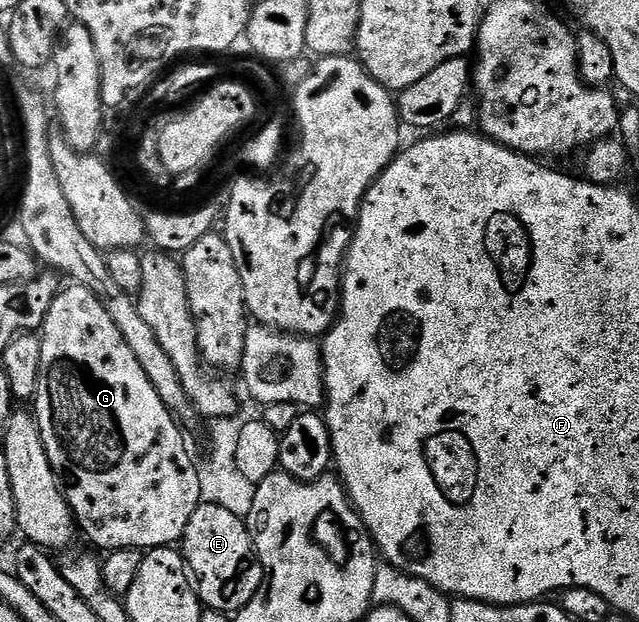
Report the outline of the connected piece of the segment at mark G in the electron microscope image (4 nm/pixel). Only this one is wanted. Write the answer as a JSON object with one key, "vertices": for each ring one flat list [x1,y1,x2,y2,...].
{"vertices":[[68,284,65,290,63,287,57,293,54,304,50,304,50,312,44,317,40,343,42,344,42,356,40,357,38,388,34,399,34,413,36,422,40,426,42,444,50,456,50,464,54,468,57,479,62,483,64,499,68,501,68,506,72,509,72,516,76,520,77,527,97,546,95,547,97,551,143,550,147,552,175,547,183,539,186,524,190,524,190,516,194,516,194,512,202,504,200,472,197,463,192,463,192,454,188,451,187,444,184,443,184,434,179,430,181,427,177,419,172,411,166,408,166,404,162,404,162,396,154,392,154,384,146,380,146,372,142,372,142,364,134,360,134,352,130,352,130,344,126,344,126,340,122,340,122,332,114,328,114,320,110,320,110,312,106,312,106,308,100,303,100,298,94,296,94,292,90,292,84,286]]}

